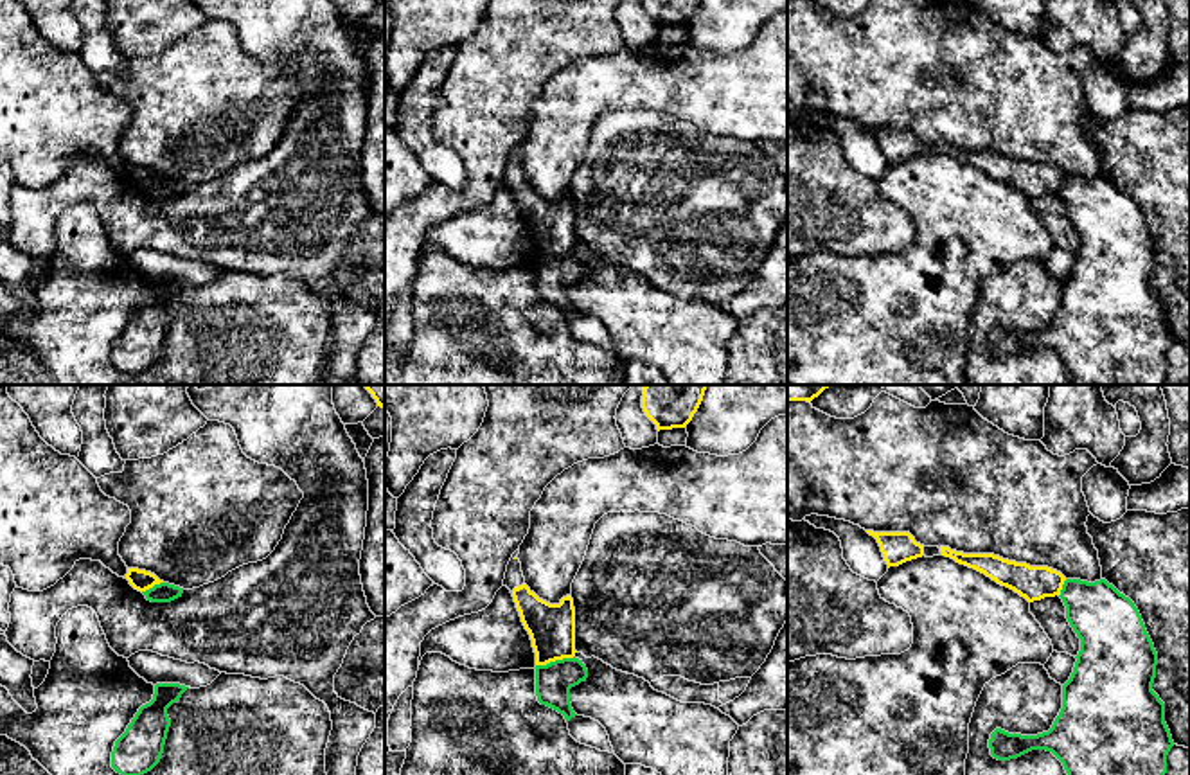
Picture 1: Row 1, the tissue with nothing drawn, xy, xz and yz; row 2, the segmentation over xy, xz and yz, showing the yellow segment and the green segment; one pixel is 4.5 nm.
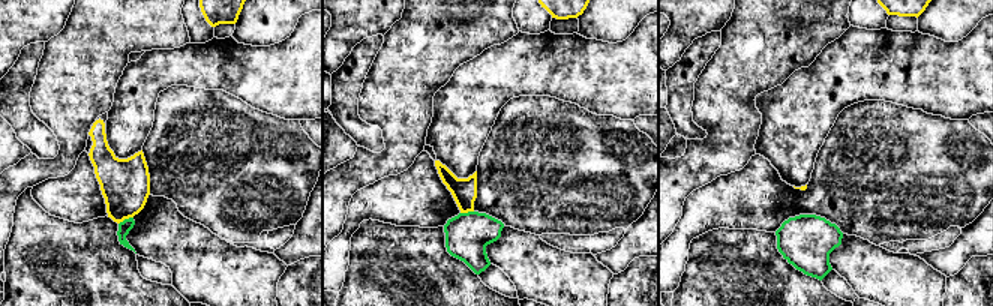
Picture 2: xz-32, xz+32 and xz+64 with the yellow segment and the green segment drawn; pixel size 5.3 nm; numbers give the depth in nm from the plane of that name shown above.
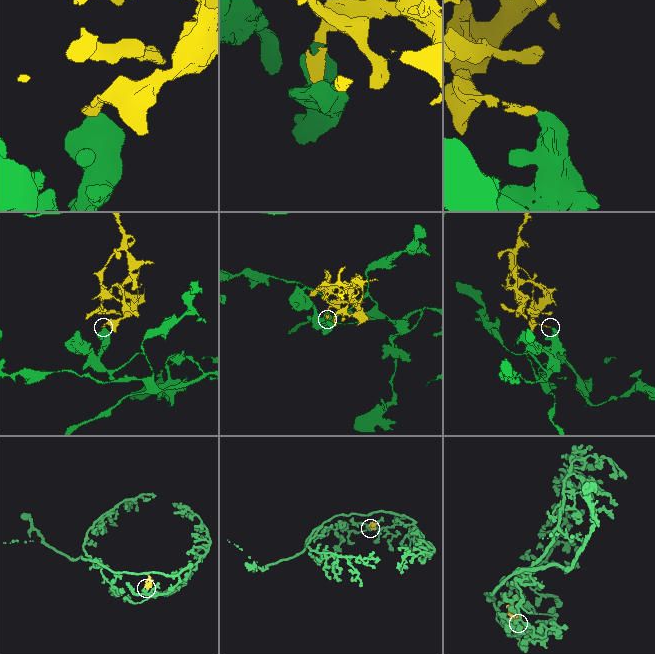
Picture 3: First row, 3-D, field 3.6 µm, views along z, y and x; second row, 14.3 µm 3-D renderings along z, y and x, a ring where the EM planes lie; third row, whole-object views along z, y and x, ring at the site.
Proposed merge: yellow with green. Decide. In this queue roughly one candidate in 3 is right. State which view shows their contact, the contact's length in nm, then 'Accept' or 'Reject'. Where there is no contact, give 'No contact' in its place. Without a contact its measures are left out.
Touches yellow in xz. Shared border 180 nm. Accept

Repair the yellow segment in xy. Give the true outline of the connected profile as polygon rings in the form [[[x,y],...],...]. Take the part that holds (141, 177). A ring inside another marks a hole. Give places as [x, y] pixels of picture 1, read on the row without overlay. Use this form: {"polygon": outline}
{"polygon": [[[128,165],[126,176],[151,200],[171,200],[183,191],[183,185],[164,180],[155,171],[146,167]]]}

